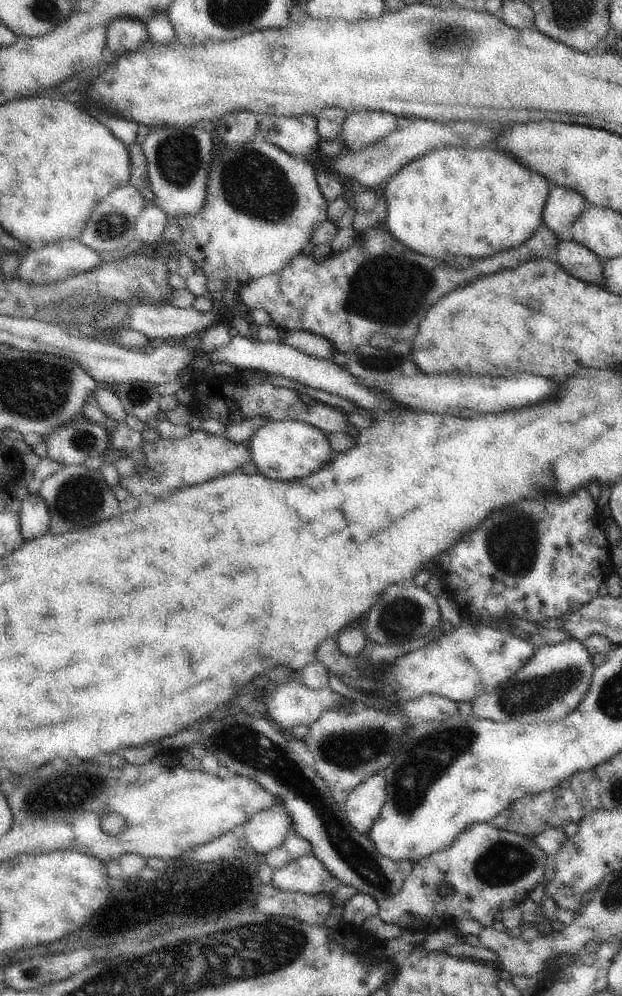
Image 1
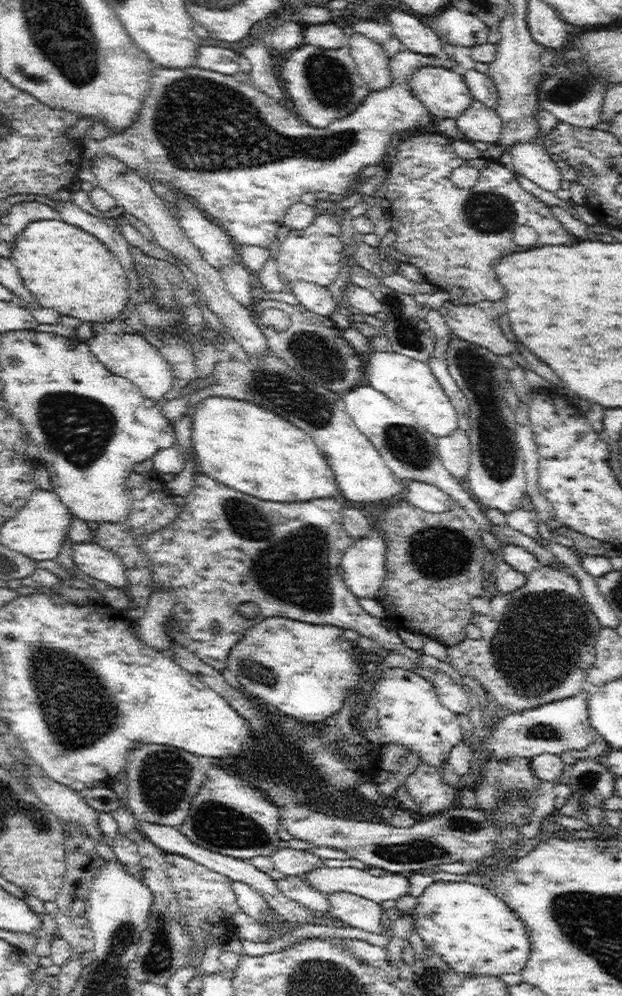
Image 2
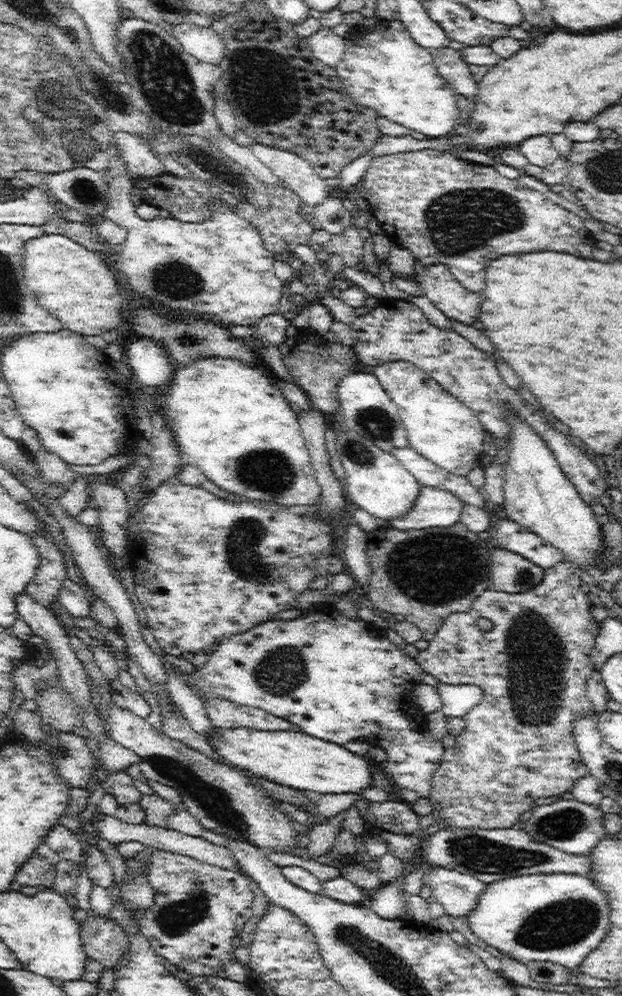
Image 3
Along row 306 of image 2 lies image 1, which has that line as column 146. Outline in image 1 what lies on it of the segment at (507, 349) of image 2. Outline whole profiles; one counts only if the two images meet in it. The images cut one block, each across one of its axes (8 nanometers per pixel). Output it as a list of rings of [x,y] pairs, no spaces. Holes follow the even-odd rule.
[[[203,431],[192,432],[181,439],[158,439],[148,442],[141,440],[139,447],[144,453],[144,459],[135,461],[134,476],[119,478],[119,484],[128,492],[128,497],[138,498],[142,494],[150,496],[166,496],[170,492],[181,491],[188,486],[204,484],[239,470],[251,460],[251,450],[247,442],[233,444],[224,436],[215,437]]]

